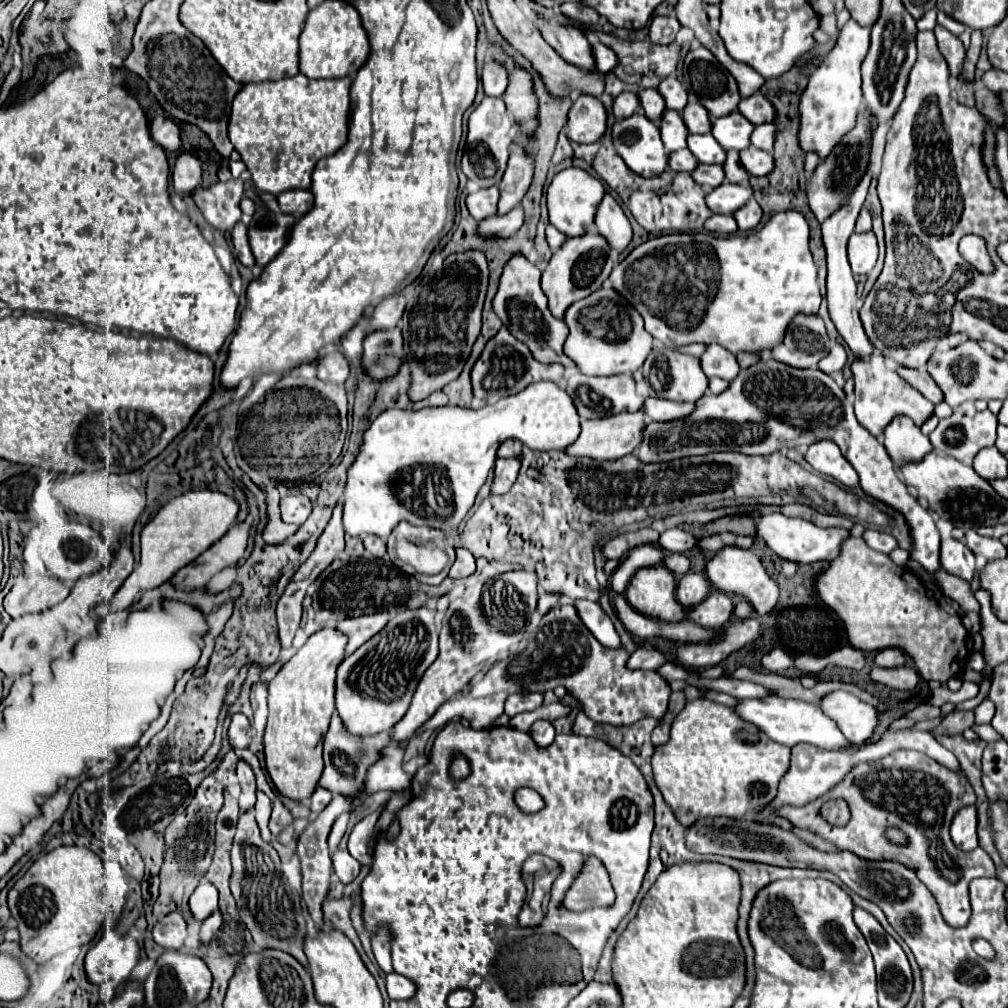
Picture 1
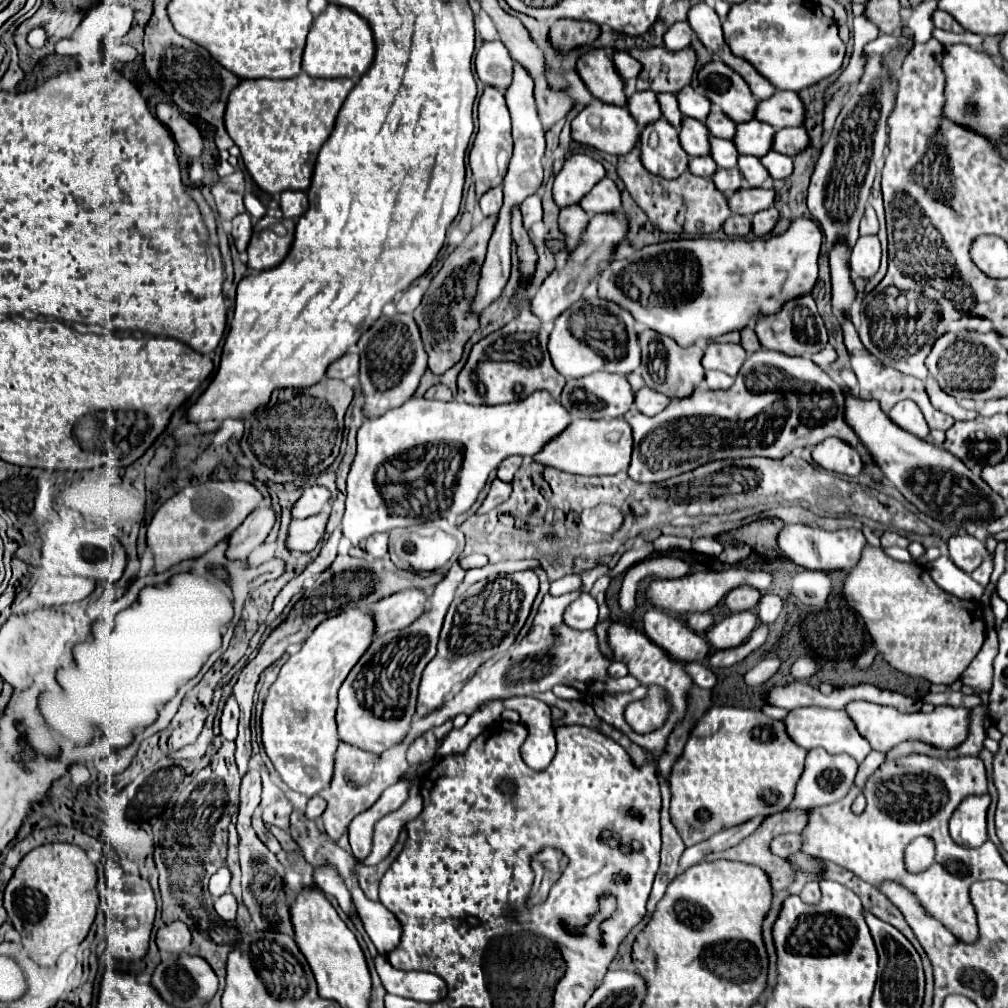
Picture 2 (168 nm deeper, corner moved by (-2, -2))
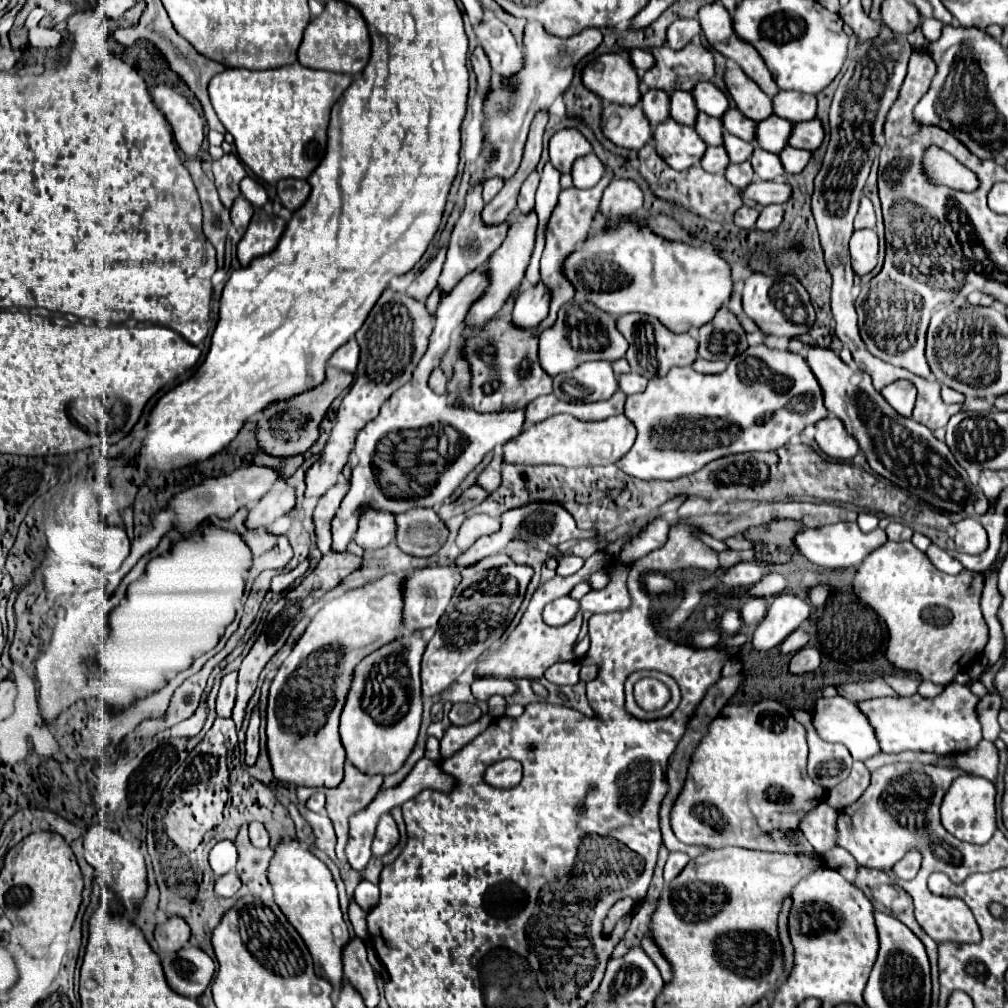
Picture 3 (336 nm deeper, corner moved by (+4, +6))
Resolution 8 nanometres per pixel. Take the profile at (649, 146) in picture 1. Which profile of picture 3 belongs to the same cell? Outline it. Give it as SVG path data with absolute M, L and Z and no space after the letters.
M673 118L661 122L653 134L657 152L675 170L687 170L693 164L699 164L707 150L707 144L699 138L695 128L679 124Z

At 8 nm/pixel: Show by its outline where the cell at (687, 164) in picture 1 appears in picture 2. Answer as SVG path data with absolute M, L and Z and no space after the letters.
M697 156L689 160L689 170L695 176L713 176L713 172L717 170L717 164L713 162L711 156Z

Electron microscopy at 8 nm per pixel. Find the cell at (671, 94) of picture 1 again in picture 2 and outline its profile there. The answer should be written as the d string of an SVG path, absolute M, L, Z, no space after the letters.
M685 86L679 94L677 94L677 100L679 100L679 108L685 116L693 116L697 120L705 120L705 116L709 114L709 106L711 102L697 94L691 86Z

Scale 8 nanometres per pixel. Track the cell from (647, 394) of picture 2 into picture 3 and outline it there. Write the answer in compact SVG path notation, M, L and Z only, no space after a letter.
M627 372L619 376L619 388L629 396L629 394L637 394L643 392L643 388L647 386L647 378L635 374L635 372Z

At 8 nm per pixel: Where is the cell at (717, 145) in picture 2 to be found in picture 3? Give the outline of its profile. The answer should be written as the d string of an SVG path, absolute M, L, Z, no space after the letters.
M725 132L725 148L731 162L745 162L751 158L751 152L753 152L753 144L747 144L745 140L731 136L729 132Z

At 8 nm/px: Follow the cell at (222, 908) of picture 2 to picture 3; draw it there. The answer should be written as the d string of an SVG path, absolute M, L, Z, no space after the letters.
M235 870L219 876L219 878L217 878L217 884L215 884L215 892L217 892L219 896L223 896L223 898L235 896L239 888L241 888L241 880L239 880L239 876L237 876Z

